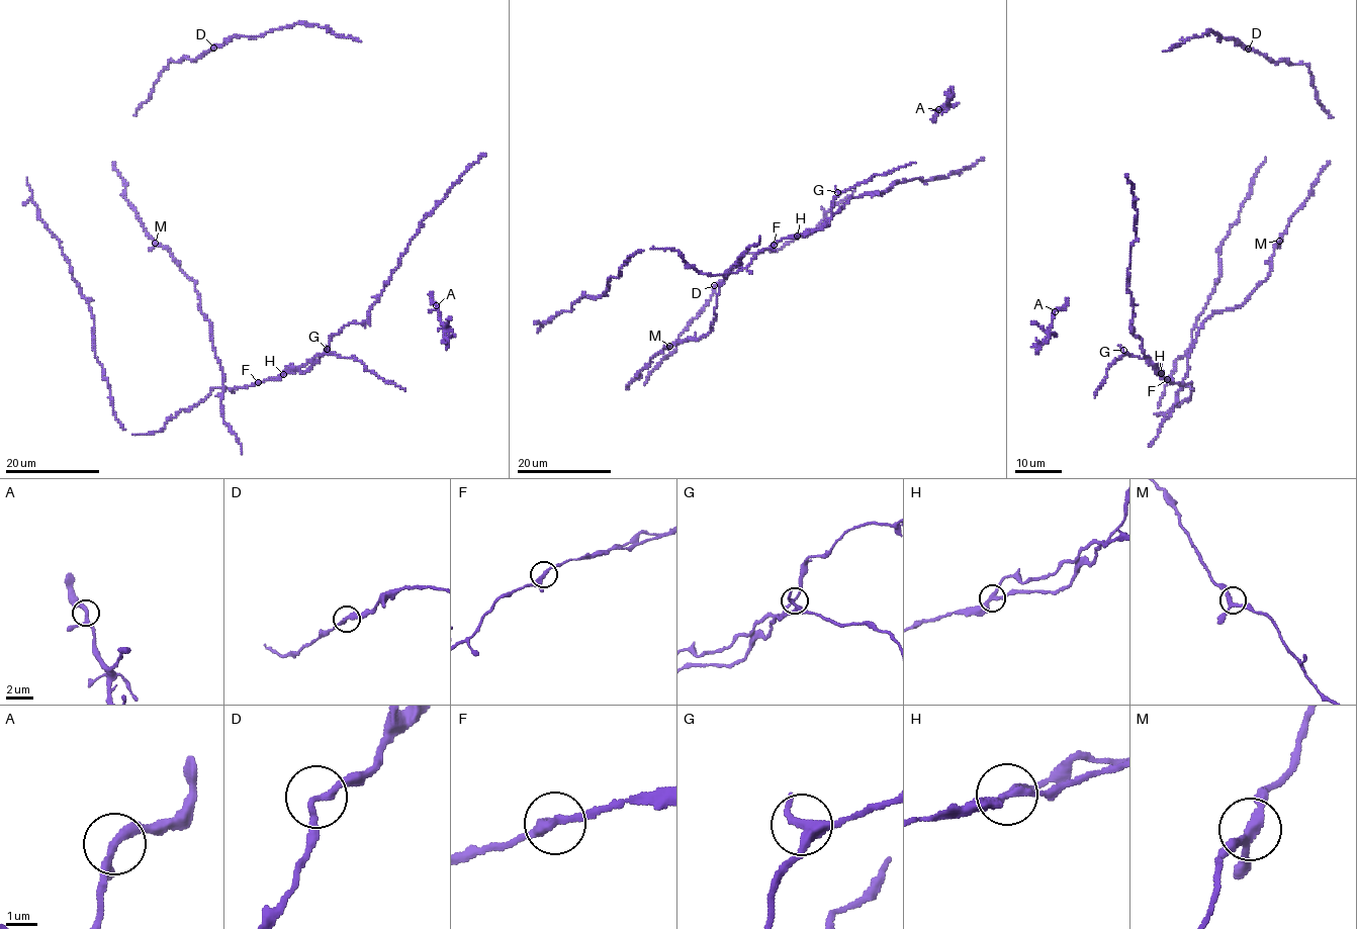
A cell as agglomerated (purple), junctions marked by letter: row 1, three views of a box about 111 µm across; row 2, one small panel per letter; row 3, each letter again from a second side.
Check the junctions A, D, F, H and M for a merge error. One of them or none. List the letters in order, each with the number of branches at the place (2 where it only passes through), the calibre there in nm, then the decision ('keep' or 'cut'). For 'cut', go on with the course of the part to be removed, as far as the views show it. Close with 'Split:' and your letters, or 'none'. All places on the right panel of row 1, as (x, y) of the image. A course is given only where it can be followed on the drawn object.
A: 3 | 240 nm | keep
D: 2 | 240 nm | keep
F: 3 | 240 nm | keep
H: 3 | 240 nm | cut | (1161, 373), (1137, 356), (1123, 355), (1107, 371), (1094, 397)
M: 3 | 240 nm | keep
Split: H

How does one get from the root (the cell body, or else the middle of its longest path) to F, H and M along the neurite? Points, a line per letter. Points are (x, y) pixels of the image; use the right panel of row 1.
F: (1254, 291), (1240, 306), (1214, 311), (1202, 322), (1188, 358), (1188, 372), (1182, 381), (1187, 384), (1167, 379)
H: (1254, 291), (1240, 306), (1214, 311), (1202, 322), (1188, 358), (1182, 381), (1187, 384), (1174, 384), (1161, 373)
M: (1254, 291), (1269, 274), (1271, 256), (1279, 241)

